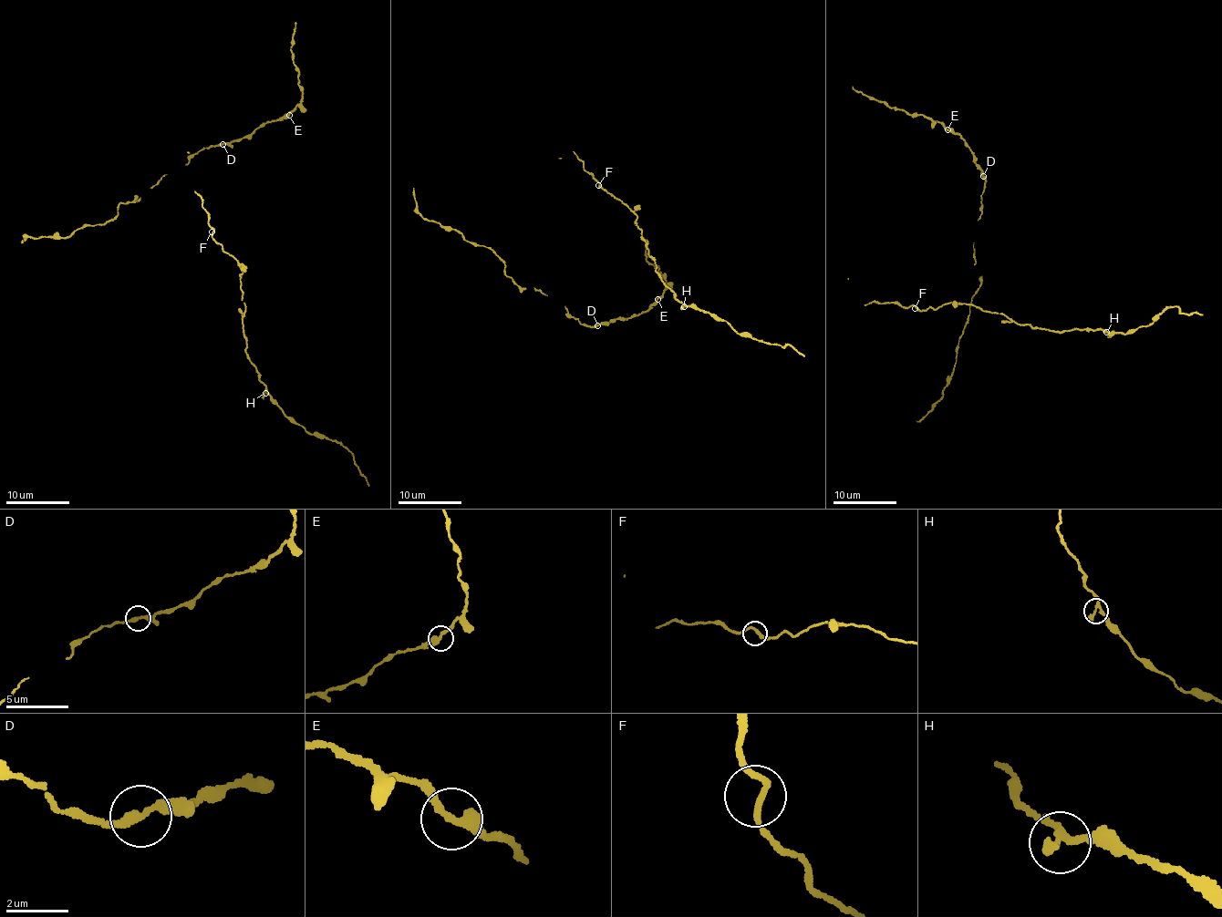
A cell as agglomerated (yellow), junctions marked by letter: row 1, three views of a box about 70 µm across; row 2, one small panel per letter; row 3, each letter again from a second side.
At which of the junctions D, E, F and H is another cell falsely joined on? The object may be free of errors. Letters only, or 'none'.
none

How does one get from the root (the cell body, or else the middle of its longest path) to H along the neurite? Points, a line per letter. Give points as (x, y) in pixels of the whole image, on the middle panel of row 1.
H: (599, 187), (636, 216), (636, 227), (657, 266), (655, 273), (684, 306)

